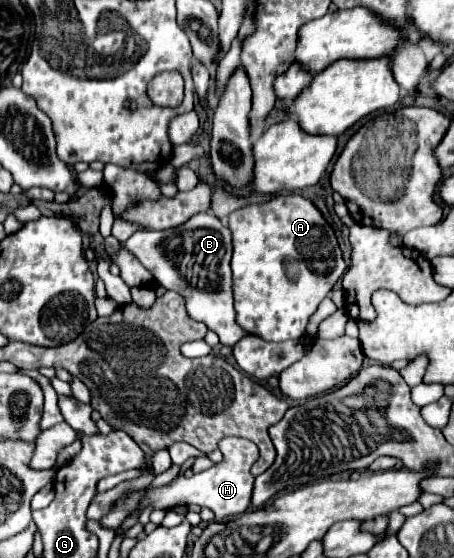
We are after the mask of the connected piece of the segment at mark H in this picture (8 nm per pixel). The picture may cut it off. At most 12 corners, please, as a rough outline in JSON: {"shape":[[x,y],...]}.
{"shape":[[240,437],[221,463],[163,487],[127,491],[101,519],[117,531],[147,507],[209,507],[215,521],[243,515],[259,449]]}

